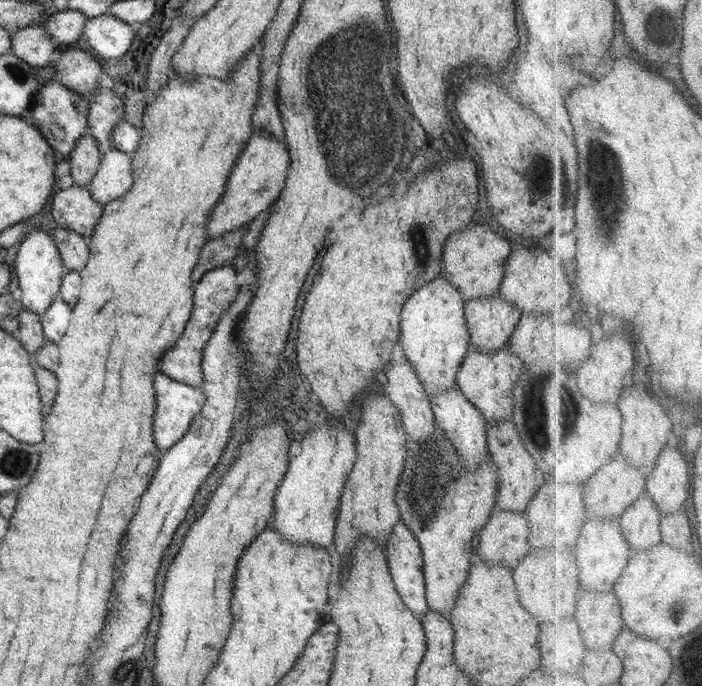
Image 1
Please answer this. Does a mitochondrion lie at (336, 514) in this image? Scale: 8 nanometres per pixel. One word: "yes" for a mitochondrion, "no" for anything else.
no

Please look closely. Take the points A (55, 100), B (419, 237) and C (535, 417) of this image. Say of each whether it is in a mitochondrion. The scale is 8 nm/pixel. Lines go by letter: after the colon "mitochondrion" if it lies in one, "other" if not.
A: other
B: mitochondrion
C: mitochondrion

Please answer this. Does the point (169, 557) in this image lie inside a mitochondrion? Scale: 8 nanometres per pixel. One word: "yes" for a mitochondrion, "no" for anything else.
no

